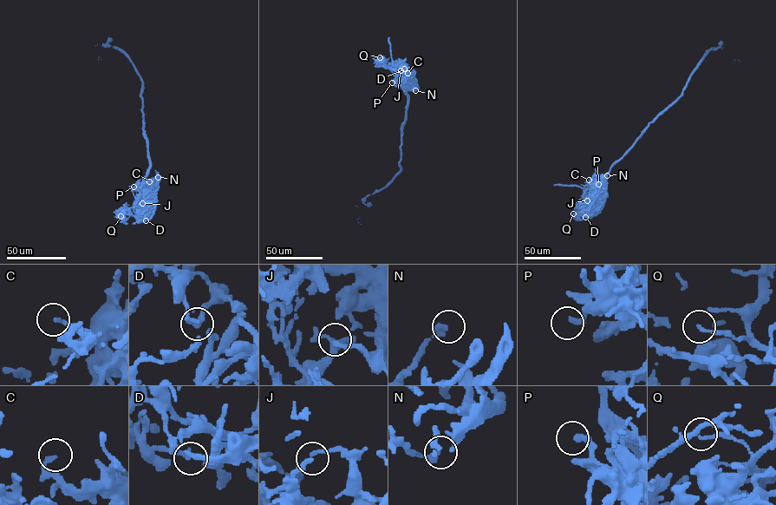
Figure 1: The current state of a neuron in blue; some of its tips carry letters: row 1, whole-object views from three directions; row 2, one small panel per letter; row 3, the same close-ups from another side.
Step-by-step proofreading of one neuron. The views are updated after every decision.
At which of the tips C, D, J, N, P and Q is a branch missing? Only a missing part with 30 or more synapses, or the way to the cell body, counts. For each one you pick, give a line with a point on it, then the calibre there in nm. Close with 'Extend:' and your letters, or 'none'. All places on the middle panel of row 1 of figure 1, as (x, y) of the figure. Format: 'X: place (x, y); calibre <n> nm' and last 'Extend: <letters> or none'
J: place (401, 70); calibre 160 nm
Extend: J

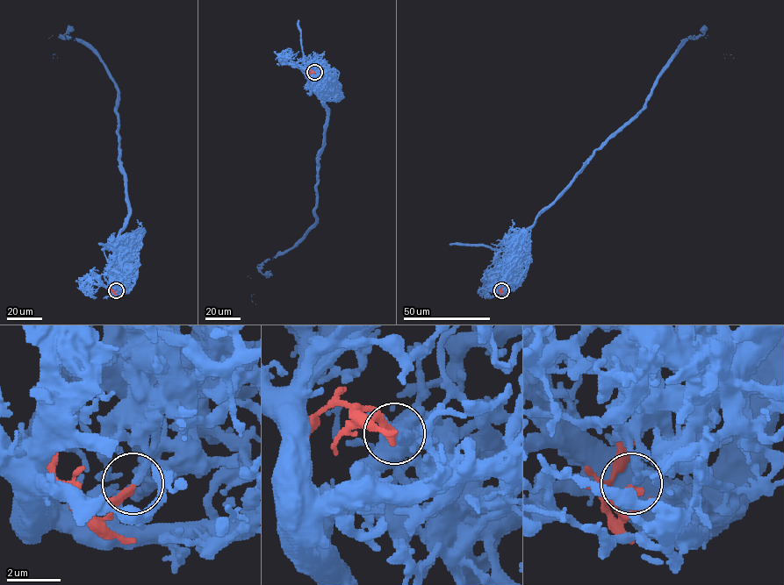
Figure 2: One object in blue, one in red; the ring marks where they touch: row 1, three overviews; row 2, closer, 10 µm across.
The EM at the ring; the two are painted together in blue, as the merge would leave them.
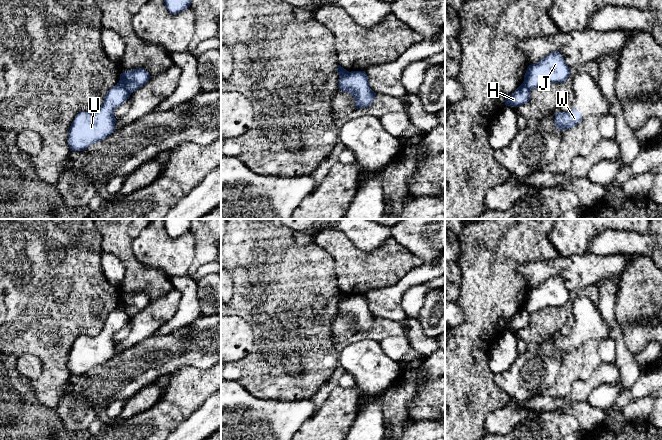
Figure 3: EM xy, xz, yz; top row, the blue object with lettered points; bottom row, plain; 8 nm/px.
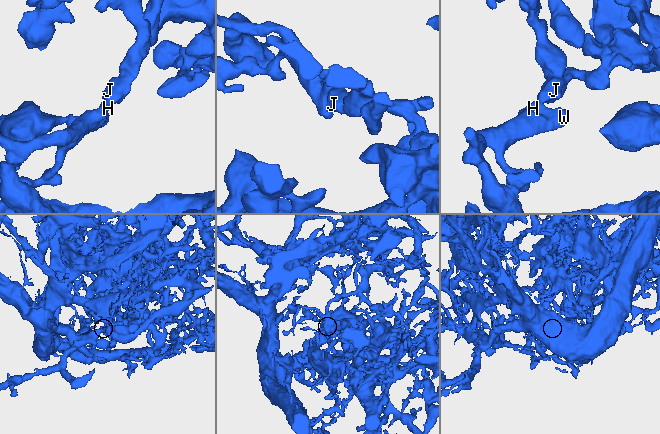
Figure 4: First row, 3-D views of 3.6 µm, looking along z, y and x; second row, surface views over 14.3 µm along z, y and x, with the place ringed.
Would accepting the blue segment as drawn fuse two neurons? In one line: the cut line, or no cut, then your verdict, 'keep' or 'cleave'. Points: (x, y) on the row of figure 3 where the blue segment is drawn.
cut in xy along (118, 83), (130, 93); cleave

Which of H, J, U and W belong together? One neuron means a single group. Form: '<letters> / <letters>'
H U W / J

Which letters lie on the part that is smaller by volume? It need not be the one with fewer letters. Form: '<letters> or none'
H, U, W

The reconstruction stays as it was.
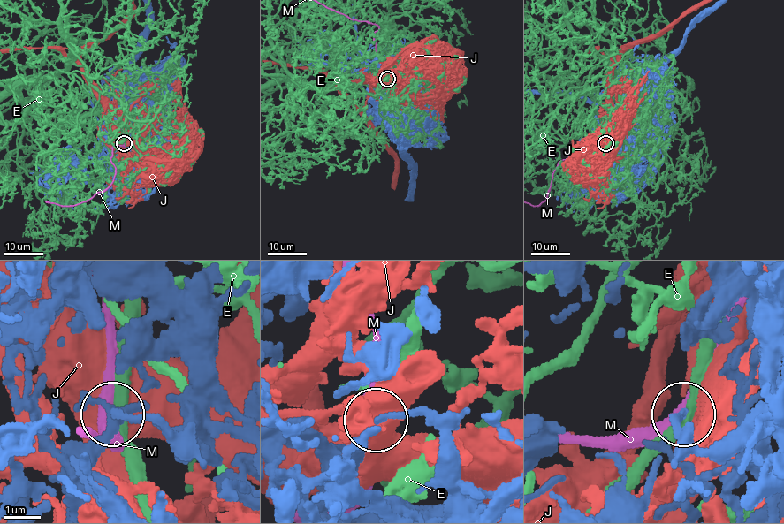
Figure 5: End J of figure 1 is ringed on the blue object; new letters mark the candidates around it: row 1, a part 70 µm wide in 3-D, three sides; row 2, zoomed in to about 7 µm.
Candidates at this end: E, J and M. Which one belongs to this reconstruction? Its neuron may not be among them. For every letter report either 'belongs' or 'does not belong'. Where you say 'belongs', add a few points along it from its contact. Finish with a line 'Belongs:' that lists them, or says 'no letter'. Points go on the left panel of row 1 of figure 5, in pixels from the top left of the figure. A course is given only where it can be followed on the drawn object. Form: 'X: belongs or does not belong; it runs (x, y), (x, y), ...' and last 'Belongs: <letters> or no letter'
E: does not belong
J: does not belong
M: does not belong
Belongs: no letter

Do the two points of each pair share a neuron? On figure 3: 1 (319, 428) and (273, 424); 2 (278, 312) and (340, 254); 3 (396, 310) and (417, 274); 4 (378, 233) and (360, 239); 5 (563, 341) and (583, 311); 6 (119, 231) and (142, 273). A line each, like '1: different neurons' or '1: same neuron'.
1: different neurons
2: different neurons
3: same neuron
4: same neuron
5: same neuron
6: same neuron

